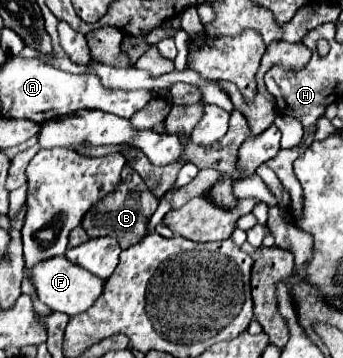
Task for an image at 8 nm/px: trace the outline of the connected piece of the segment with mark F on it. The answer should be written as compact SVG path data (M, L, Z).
M54 256L52 260L42 260L40 264L34 264L34 268L30 268L30 280L36 288L38 298L50 308L50 310L58 310L64 312L68 316L76 316L82 314L84 310L88 310L94 300L102 294L102 286L104 280L100 280L98 276L90 274L88 270L68 262L64 256Z

